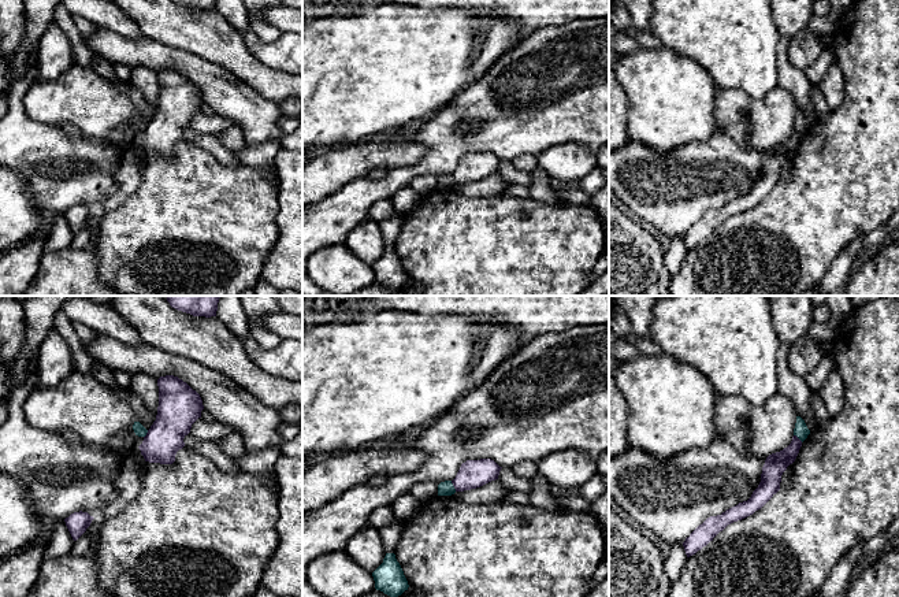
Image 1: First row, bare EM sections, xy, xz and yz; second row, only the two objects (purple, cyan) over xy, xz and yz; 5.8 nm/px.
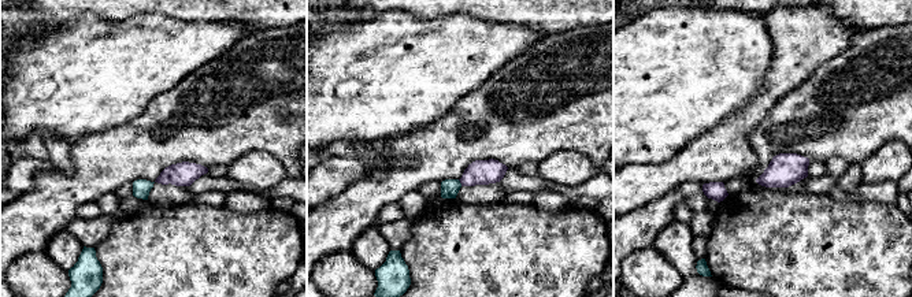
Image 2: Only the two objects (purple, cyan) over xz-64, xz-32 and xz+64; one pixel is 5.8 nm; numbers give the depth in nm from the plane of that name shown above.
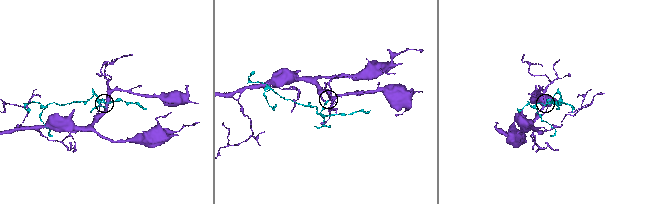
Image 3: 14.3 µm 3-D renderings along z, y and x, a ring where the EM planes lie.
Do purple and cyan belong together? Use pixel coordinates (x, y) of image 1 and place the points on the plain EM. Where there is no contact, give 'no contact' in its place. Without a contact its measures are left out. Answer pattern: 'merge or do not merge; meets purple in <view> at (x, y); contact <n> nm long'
do not merge; meets purple in xz at (453, 178); contact 70 nm long

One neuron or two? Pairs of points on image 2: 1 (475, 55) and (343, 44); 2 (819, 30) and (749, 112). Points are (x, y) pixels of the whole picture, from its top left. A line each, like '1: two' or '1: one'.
1: one
2: one

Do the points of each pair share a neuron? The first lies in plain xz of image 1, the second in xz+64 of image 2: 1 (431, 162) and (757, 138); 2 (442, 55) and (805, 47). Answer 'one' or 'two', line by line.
1: one
2: two

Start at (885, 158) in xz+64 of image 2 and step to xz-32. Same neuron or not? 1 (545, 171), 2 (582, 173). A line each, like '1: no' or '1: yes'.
1: yes
2: yes

